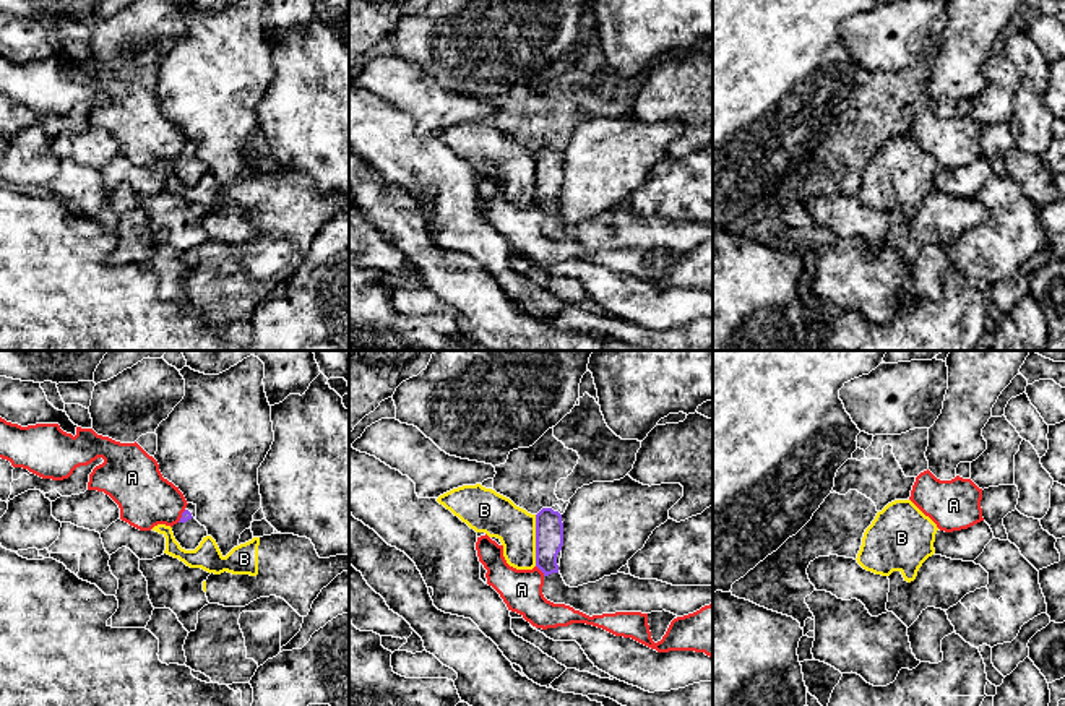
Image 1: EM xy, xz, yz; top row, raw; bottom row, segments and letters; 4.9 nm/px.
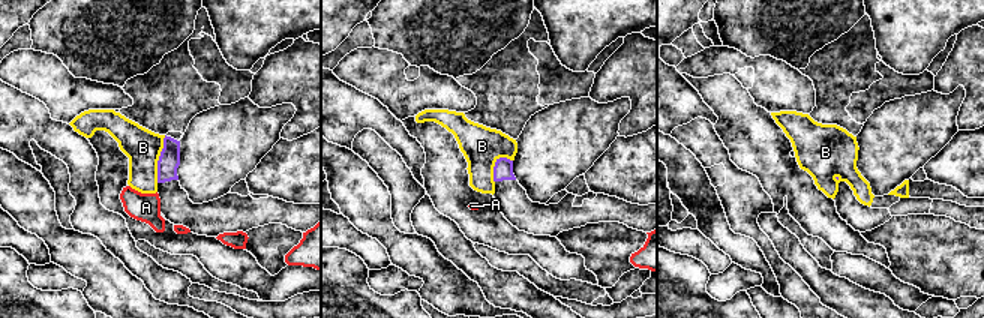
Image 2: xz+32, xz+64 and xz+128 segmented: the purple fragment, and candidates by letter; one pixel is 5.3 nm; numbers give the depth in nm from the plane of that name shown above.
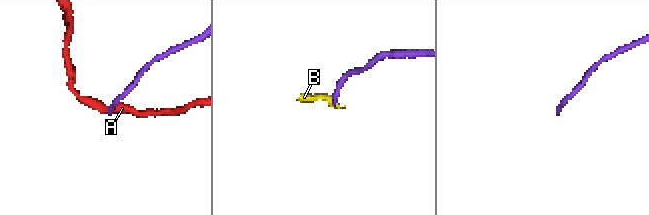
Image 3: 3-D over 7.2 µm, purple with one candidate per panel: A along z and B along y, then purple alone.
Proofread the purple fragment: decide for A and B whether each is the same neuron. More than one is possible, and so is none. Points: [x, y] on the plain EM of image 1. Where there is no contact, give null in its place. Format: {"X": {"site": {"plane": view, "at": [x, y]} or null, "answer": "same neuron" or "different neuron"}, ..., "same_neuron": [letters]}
{"A": {"site": {"plane": "xz", "at": [539, 205]}, "answer": "different neuron"}, "B": {"site": {"plane": "xz", "at": [536, 177]}, "answer": "different neuron"}, "same_neuron": []}

